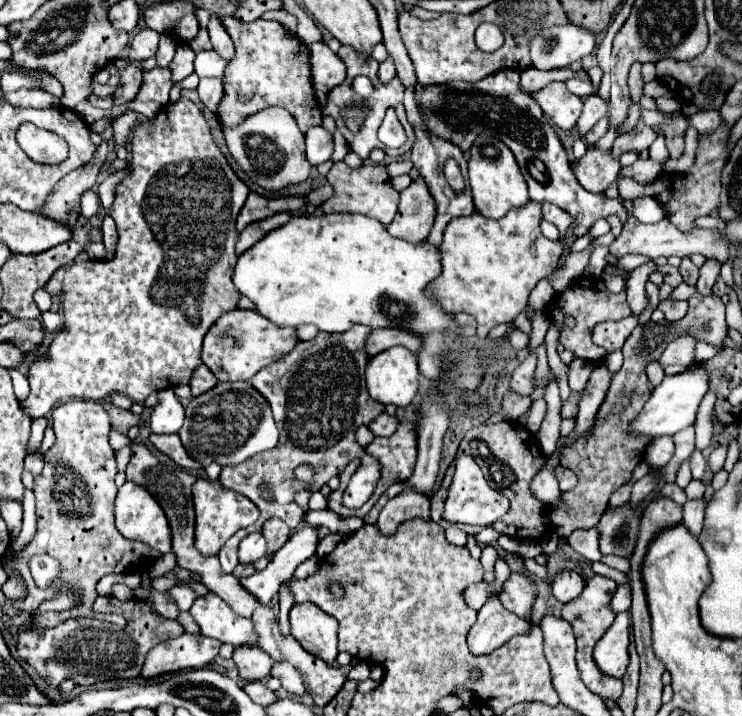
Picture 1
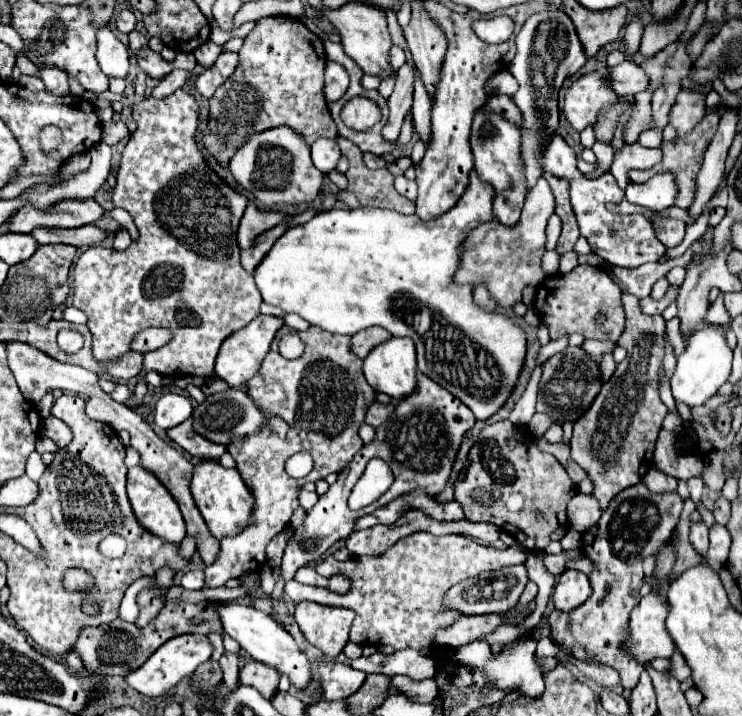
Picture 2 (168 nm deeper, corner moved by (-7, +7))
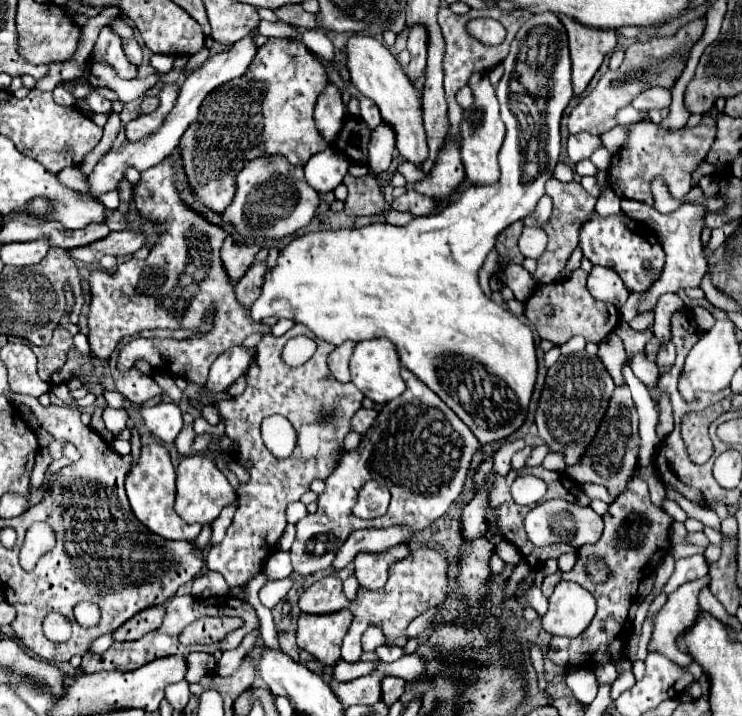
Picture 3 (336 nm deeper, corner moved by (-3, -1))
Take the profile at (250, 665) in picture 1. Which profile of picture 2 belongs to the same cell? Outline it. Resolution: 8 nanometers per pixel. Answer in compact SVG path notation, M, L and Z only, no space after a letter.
M249 661L249 663L245 663L245 667L239 673L239 681L243 685L255 687L267 699L271 699L271 693L277 691L279 677L281 675L277 673L275 667L263 665L261 661Z

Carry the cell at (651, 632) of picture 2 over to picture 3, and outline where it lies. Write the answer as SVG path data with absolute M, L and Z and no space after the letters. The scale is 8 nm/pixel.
M707 575L707 577L701 577L699 581L689 581L687 585L681 585L675 593L671 593L667 603L655 617L655 631L649 641L649 651L663 653L665 657L669 657L671 661L683 667L689 667L693 663L691 655L679 649L677 639L691 625L695 625L695 621L699 619L699 613L703 613L697 597L699 597L699 591L709 585L709 581L711 577Z

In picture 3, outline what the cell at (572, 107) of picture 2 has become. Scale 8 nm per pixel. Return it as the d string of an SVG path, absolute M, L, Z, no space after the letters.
M703 17L697 21L681 27L673 37L661 37L661 39L651 39L649 43L633 43L625 51L625 59L621 63L621 69L617 71L607 71L597 87L581 99L579 105L569 115L569 133L581 133L587 131L591 135L603 135L611 131L615 123L615 115L621 107L629 105L641 91L649 87L665 87L671 89L675 81L681 77L685 69L685 61L689 59L691 47L701 39L703 35Z

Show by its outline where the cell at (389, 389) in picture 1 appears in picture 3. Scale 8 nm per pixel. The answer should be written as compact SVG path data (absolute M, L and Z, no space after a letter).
M367 339L367 341L359 341L353 349L351 361L349 361L349 371L351 371L351 383L371 401L375 403L387 403L395 397L399 397L405 391L405 383L399 375L401 371L401 363L399 363L399 355L395 353L395 345L391 345L391 341L387 339Z

